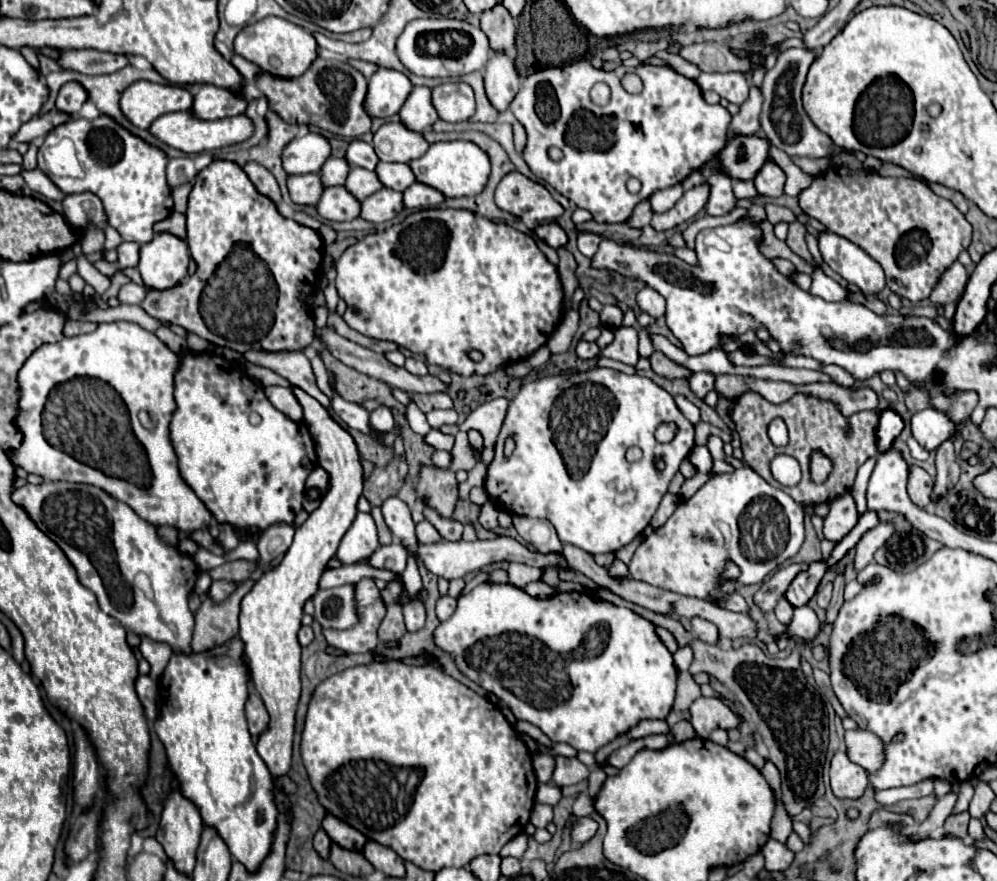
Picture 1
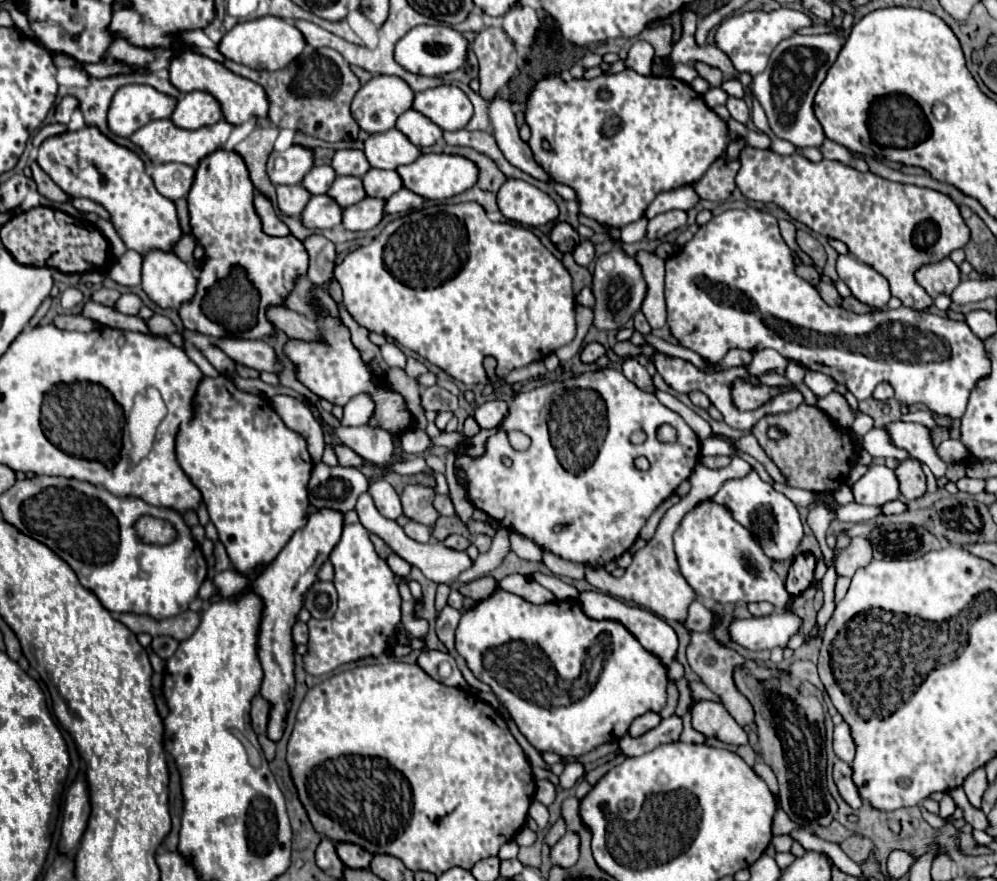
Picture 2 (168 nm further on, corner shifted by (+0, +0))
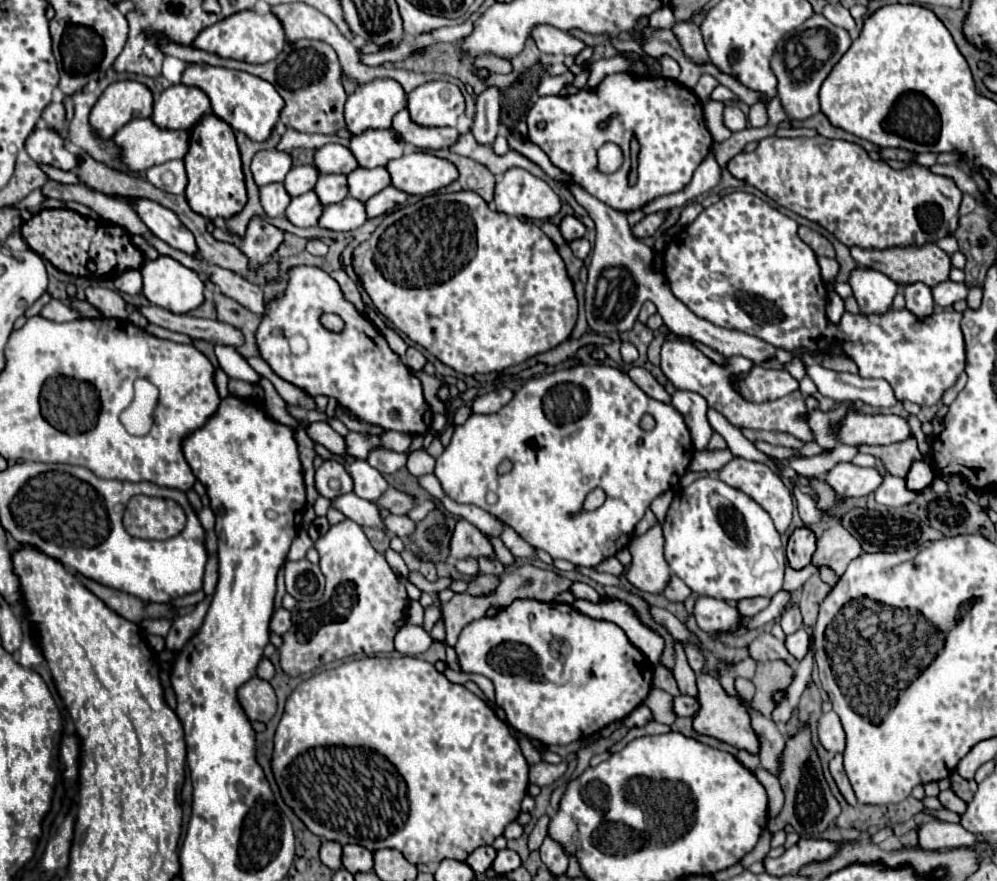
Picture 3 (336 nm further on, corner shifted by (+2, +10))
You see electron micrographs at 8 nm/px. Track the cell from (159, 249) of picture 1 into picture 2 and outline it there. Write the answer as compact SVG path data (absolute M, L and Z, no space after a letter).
M149 250L143 256L143 290L157 306L177 310L179 304L191 300L191 296L195 294L195 286L197 286L197 280L191 272L191 266L183 262L175 252Z

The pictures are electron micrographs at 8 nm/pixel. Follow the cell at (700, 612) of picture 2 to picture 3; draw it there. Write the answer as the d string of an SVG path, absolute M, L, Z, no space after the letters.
M675 574L669 578L669 584L665 586L665 596L673 602L683 602L687 596L691 594L691 590L685 586L685 582L681 582L681 578L677 578Z

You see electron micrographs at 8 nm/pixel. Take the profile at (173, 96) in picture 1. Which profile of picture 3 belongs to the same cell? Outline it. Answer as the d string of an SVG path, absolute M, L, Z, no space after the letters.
M121 80L101 94L89 114L91 130L97 138L107 140L133 118L149 118L153 112L153 94L147 86Z

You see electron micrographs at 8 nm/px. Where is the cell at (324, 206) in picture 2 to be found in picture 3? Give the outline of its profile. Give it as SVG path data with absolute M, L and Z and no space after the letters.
M313 190L309 194L303 194L301 198L293 198L291 204L285 210L285 218L301 228L317 226L317 218L321 216L323 206L317 202L317 194Z

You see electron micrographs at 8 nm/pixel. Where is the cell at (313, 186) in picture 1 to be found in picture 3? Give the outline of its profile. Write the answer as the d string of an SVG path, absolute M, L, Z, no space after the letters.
M269 184L259 188L259 200L263 206L265 216L269 218L279 218L285 214L285 206L289 206L291 198L285 194L285 188L281 184Z

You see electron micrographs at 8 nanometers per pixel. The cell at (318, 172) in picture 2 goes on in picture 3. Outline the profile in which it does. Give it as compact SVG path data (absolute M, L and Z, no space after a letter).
M297 166L297 168L291 168L285 176L285 190L291 198L295 196L301 196L309 190L313 190L313 182L317 182L317 170L313 170L313 166Z

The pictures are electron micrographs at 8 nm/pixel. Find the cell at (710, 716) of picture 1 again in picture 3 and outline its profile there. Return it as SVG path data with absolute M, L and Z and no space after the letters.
M709 674L697 676L697 688L699 688L699 702L701 710L693 718L693 728L697 734L713 736L725 744L731 744L739 750L747 750L749 754L759 754L759 738L755 730L751 728L751 716L747 710L747 704L739 696L731 696L723 690L721 682Z

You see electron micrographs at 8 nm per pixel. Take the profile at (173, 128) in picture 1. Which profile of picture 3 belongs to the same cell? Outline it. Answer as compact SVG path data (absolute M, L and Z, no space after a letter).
M135 118L127 122L115 136L113 136L115 146L121 150L119 160L129 168L129 172L145 172L151 166L183 158L189 148L189 132L187 130L161 130L157 128L151 118Z

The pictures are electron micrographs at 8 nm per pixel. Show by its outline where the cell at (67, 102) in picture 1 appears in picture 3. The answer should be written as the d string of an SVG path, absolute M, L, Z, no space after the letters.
M59 100L51 102L51 104L43 110L41 118L47 122L49 128L53 128L55 132L61 132L63 122L65 122L65 108L63 108L63 104L61 104Z

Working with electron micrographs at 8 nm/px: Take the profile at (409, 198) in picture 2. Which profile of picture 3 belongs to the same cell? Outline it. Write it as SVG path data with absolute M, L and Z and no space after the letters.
M387 186L383 188L379 194L375 194L373 198L369 198L365 202L365 210L367 210L367 218L375 218L381 214L389 214L397 208L401 208L407 200L407 194L397 190L395 186Z

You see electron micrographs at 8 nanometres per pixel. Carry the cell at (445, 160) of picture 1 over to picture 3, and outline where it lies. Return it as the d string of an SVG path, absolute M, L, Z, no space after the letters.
M429 152L405 154L389 162L385 168L391 176L391 184L411 196L425 196L457 180L453 164Z

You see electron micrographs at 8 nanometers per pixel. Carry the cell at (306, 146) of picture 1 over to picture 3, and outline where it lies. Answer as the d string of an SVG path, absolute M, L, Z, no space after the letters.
M279 150L257 152L251 162L253 180L257 186L283 182L289 170L291 170L291 158L287 152L279 152Z

